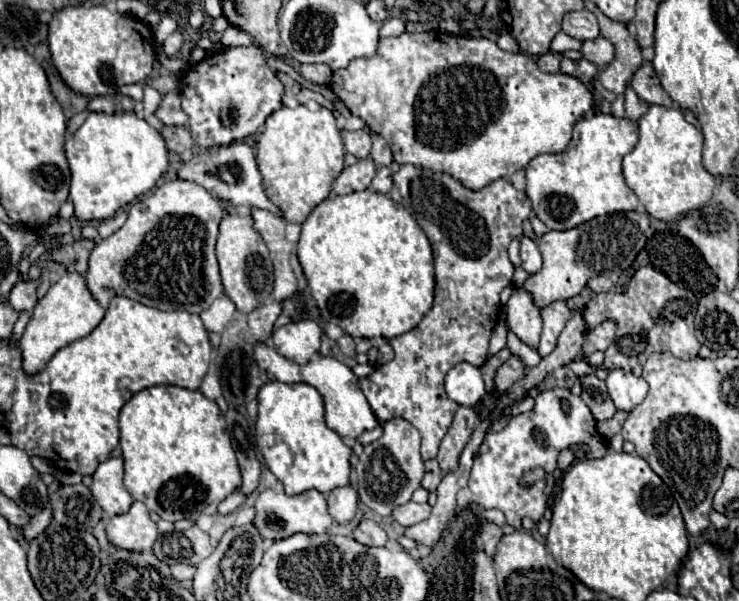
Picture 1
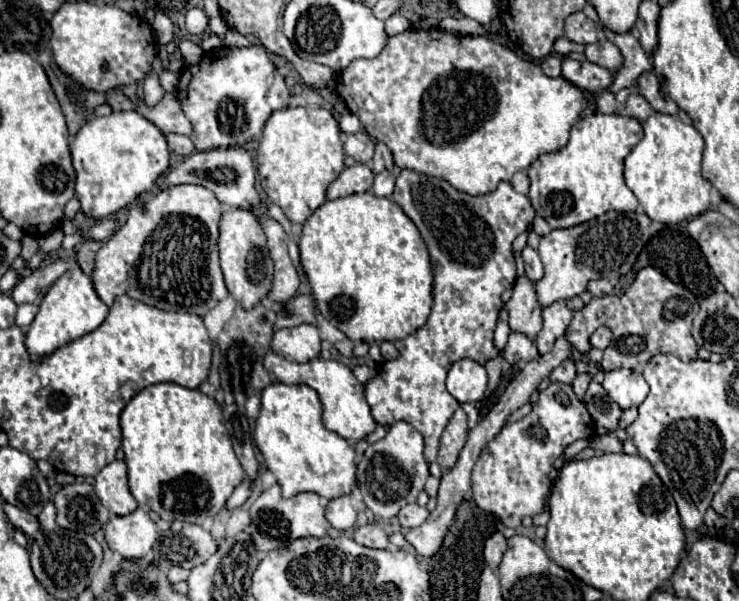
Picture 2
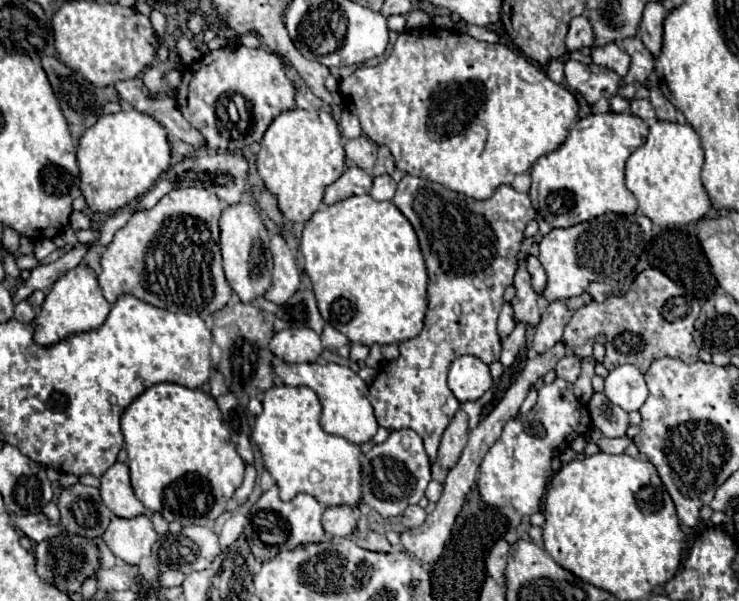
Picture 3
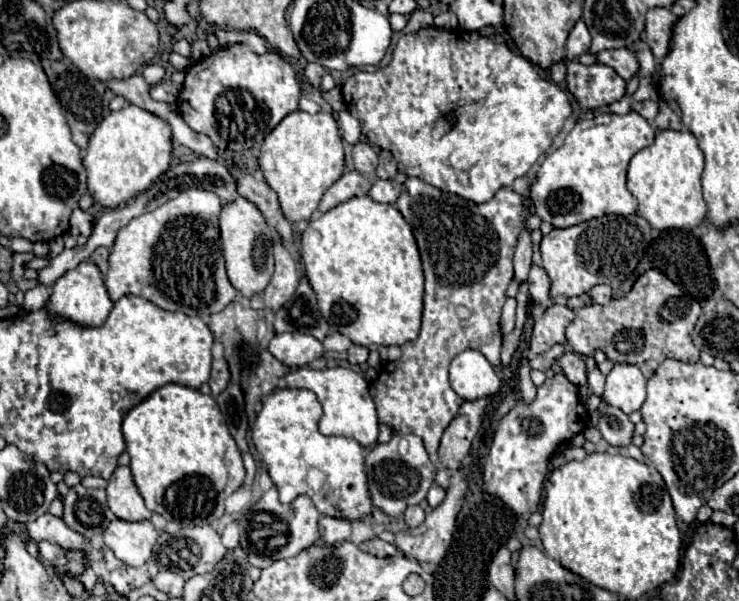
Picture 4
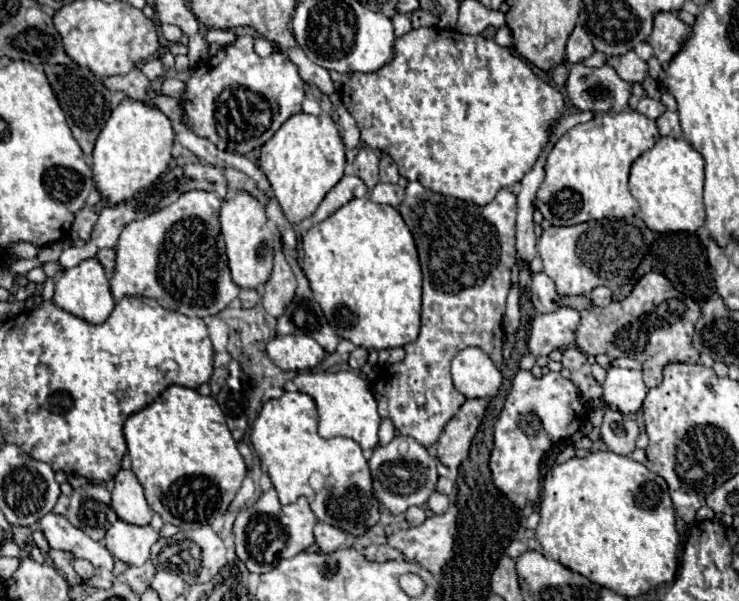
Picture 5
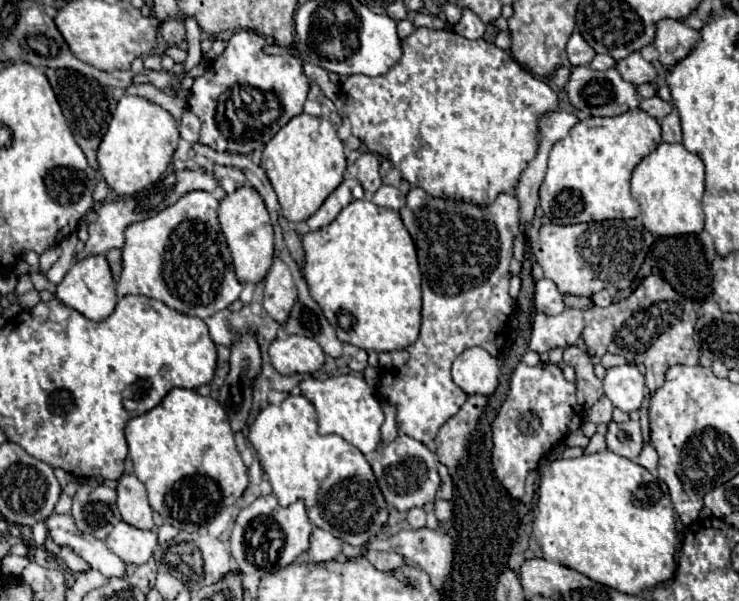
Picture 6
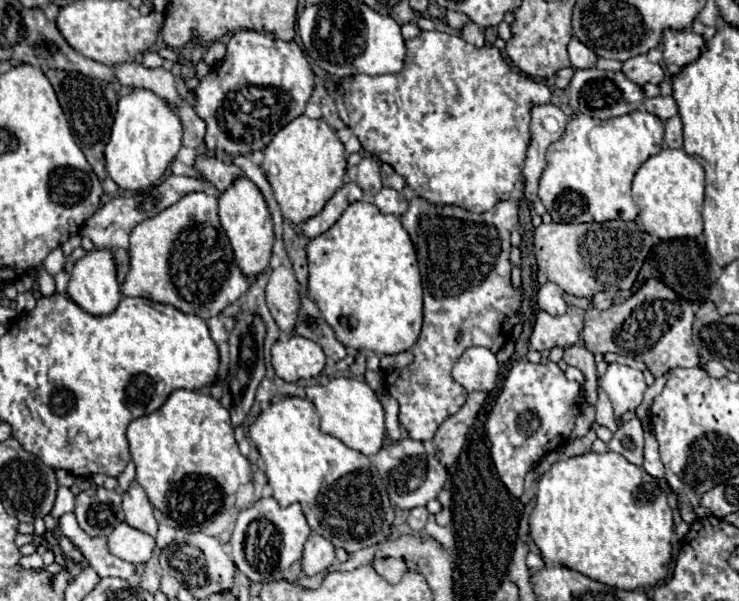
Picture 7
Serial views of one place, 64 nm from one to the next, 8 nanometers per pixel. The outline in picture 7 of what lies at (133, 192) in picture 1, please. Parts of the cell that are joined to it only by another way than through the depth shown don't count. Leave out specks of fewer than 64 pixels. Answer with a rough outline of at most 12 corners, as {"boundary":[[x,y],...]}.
{"boundary":[[154,92],[120,96],[108,176],[150,188],[182,148],[178,114]]}

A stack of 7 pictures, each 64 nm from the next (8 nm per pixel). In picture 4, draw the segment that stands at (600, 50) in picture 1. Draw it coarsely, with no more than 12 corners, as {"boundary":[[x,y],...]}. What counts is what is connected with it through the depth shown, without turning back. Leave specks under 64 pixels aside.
{"boundary":[[628,48],[600,52],[598,64],[614,68],[626,82],[638,76],[636,54]]}

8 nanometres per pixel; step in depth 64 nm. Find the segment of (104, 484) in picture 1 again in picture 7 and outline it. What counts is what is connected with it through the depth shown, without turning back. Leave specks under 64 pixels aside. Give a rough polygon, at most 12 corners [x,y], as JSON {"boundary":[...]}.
{"boundary":[[134,482],[122,500],[126,524],[156,536],[146,492]]}

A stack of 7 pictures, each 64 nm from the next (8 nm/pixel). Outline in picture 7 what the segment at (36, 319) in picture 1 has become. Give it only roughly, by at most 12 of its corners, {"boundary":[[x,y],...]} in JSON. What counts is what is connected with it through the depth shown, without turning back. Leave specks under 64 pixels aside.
{"boundary":[[112,250],[86,252],[68,296],[104,316],[122,300]]}

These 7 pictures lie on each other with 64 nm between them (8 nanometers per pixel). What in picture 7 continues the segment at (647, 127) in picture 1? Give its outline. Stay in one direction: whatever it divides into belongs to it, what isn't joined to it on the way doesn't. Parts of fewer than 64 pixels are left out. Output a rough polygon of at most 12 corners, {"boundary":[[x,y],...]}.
{"boundary":[[664,148],[634,176],[648,234],[702,236],[704,170]]}

